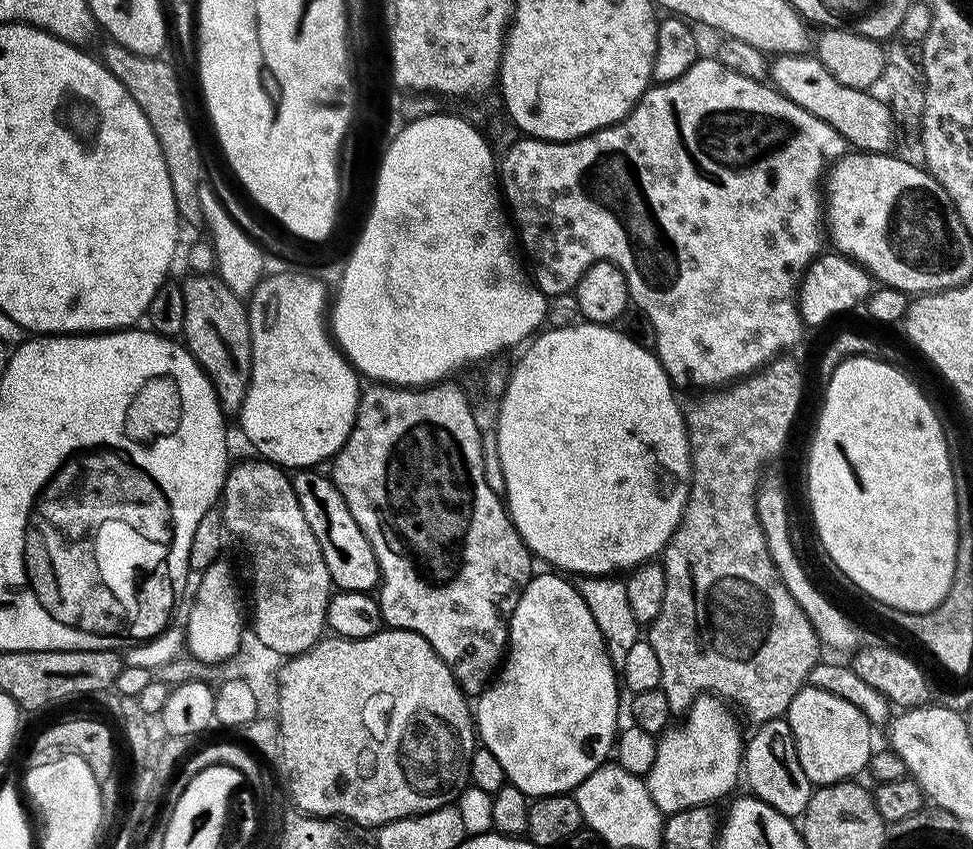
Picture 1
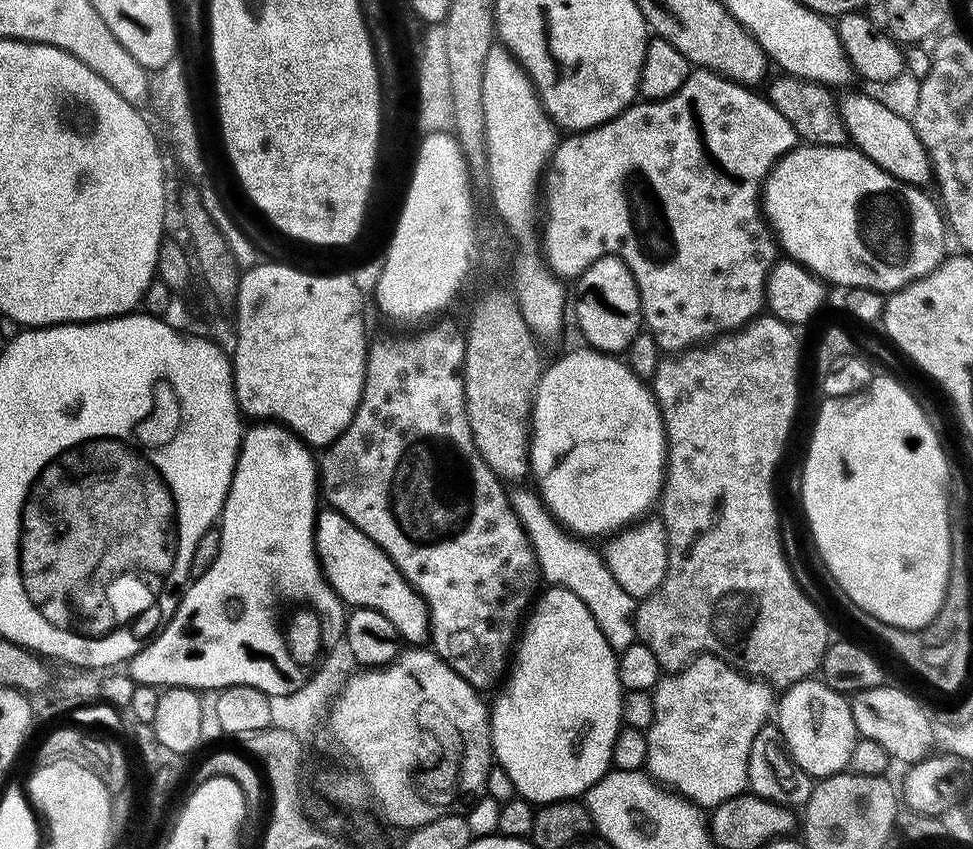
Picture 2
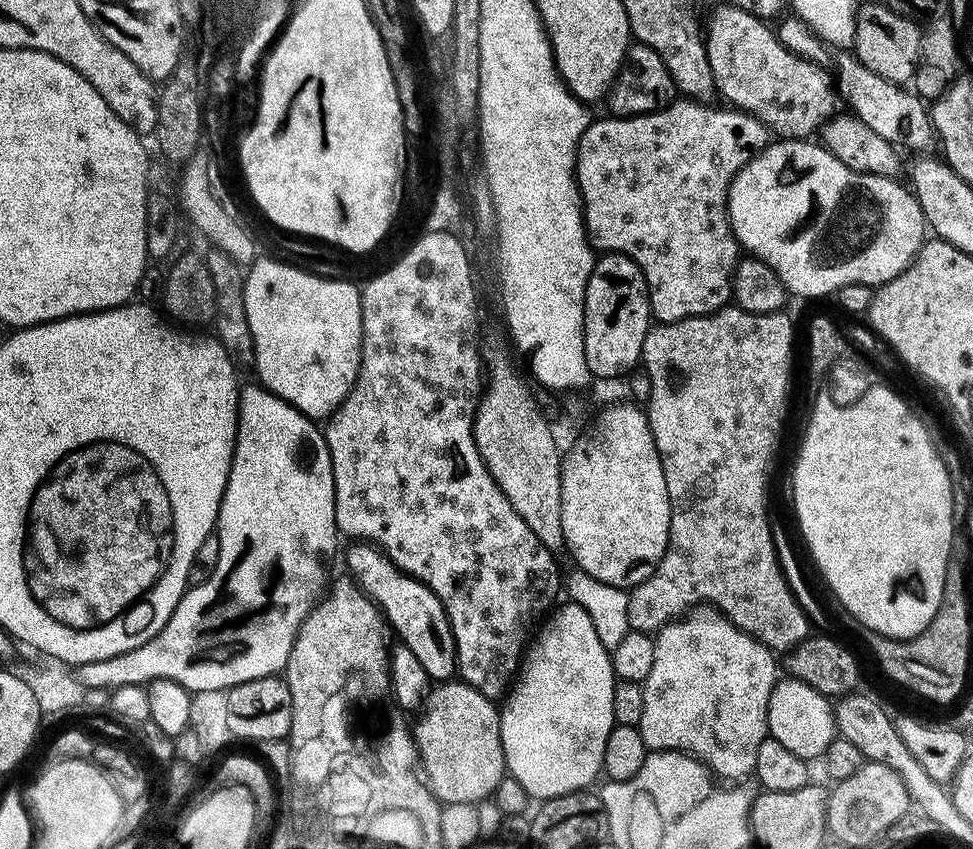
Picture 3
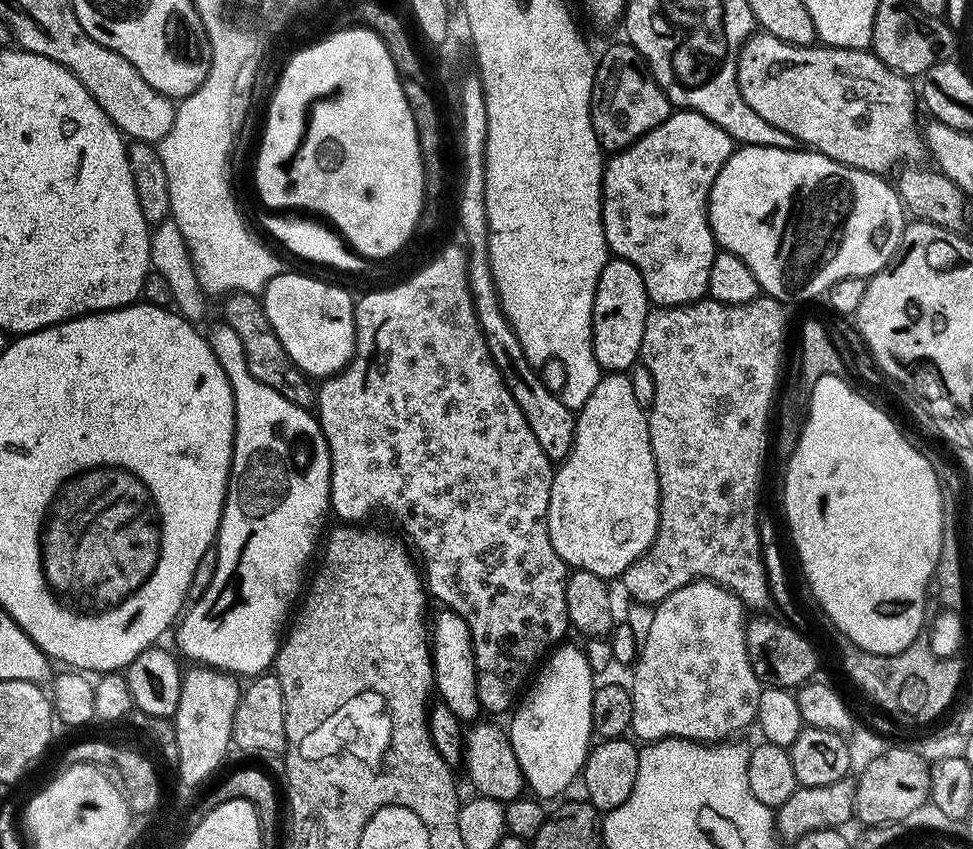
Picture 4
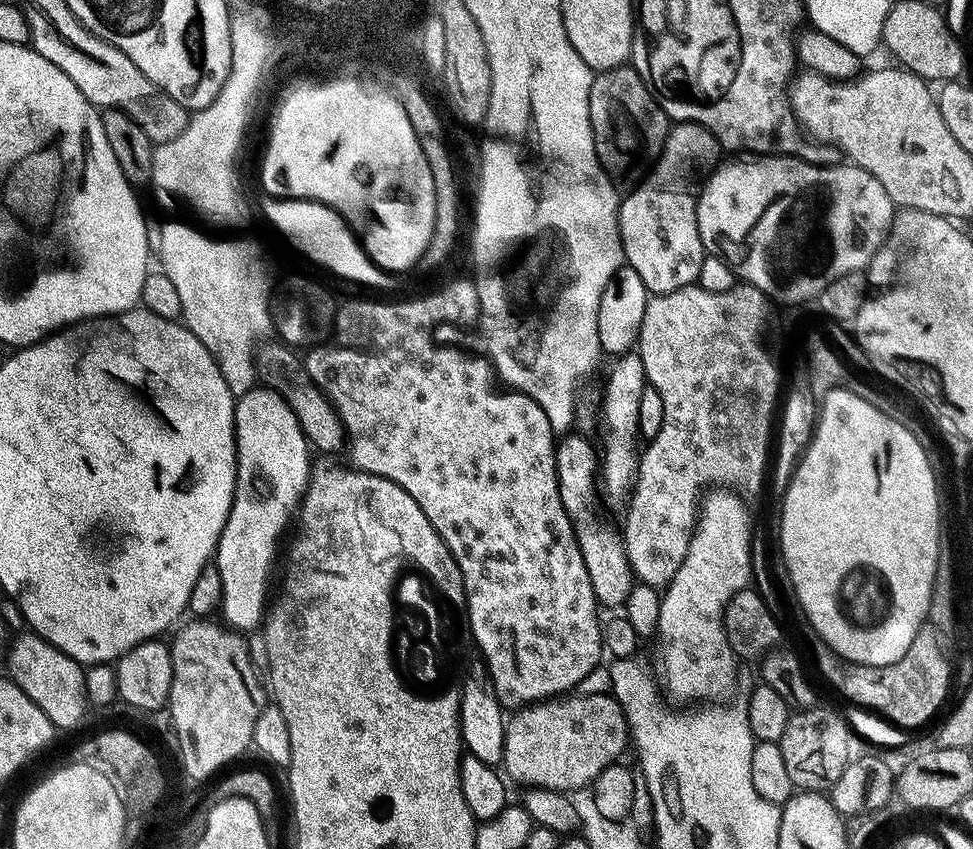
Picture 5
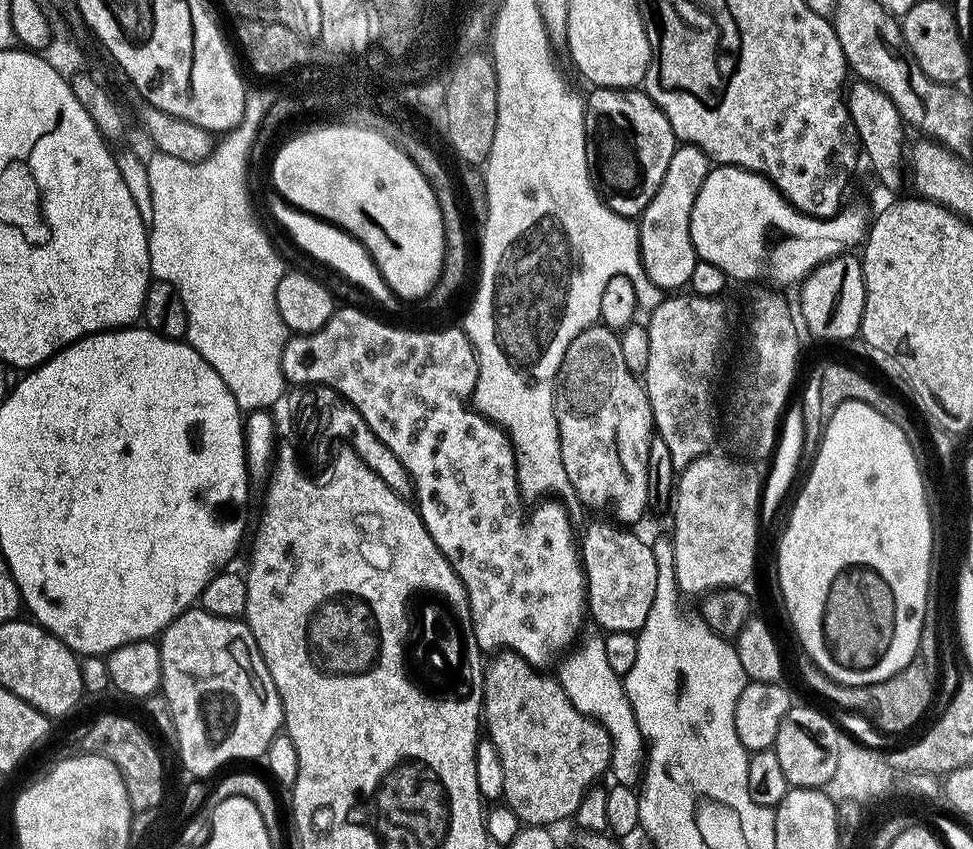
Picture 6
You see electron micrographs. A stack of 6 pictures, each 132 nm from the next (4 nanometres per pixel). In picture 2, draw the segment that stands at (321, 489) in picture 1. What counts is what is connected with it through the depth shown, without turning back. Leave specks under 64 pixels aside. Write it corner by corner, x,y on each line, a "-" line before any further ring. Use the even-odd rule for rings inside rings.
328,506
316,518
316,550
328,584
345,605
376,610
390,620
401,641
420,646
429,639
428,604
398,570
392,559
358,526

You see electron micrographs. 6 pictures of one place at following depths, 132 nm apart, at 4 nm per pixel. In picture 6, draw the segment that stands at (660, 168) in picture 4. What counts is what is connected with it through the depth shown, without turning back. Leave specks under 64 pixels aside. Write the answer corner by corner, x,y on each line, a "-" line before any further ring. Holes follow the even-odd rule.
681,143
674,150
674,158
670,158
670,166
666,166
666,178
662,178
658,194
650,198
650,206
638,218
642,266
650,282
662,290
683,289
694,271
698,257
690,238
690,214
709,171
710,161
704,151
693,144

